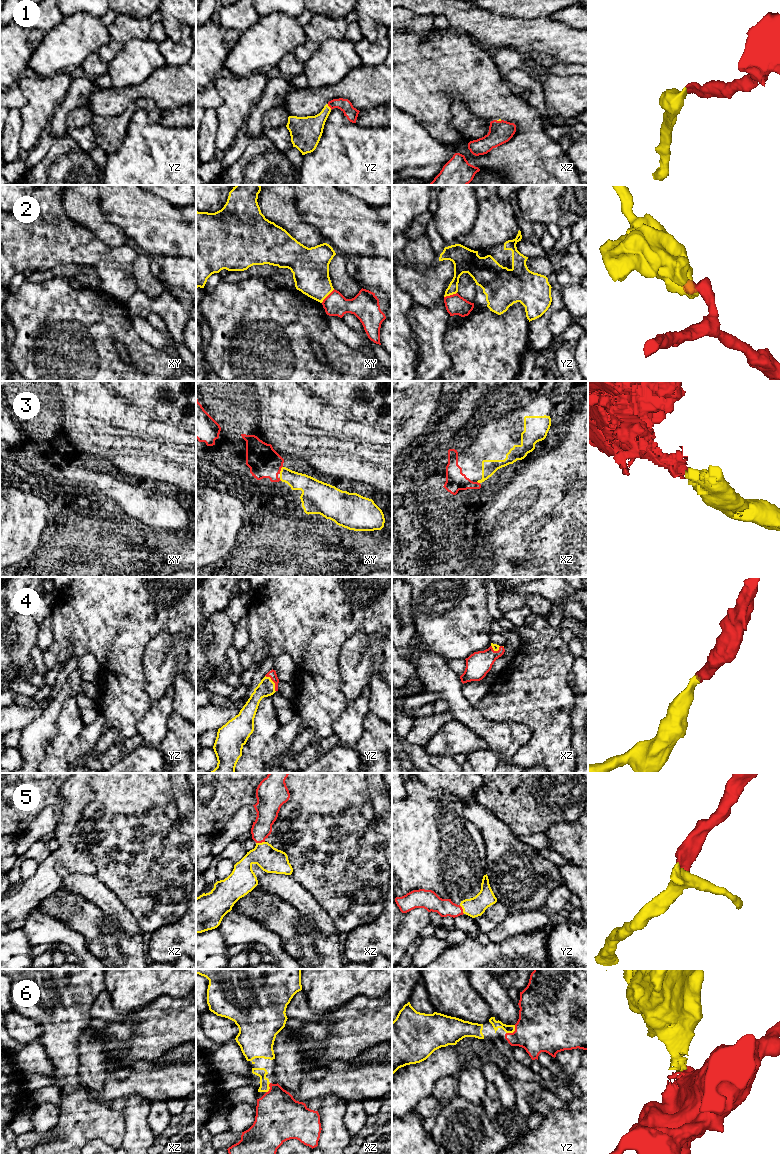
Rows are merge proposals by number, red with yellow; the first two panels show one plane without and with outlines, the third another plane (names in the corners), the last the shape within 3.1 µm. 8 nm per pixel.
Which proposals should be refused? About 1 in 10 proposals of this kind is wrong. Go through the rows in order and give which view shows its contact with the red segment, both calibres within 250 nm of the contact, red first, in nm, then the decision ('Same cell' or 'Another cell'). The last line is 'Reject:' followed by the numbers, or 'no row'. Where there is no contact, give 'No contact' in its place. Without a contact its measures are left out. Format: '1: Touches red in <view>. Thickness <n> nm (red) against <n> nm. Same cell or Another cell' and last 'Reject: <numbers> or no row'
1: Touches red in yz. Thickness 100 nm (red) against 220 nm. Same cell
2: Touches red in xy. Thickness 190 nm (red) against 300 nm. Another cell
3: Touches red in xy. Thickness 260 nm (red) against 140 nm. Same cell
4: Touches red in yz. Thickness 70 nm (red) against 140 nm. Same cell
5: Touches red in xz. Thickness 180 nm (red) against 200 nm. Same cell
6: Touches red in yz. Thickness 420 nm (red) against 60 nm. Same cell
Reject: 2

